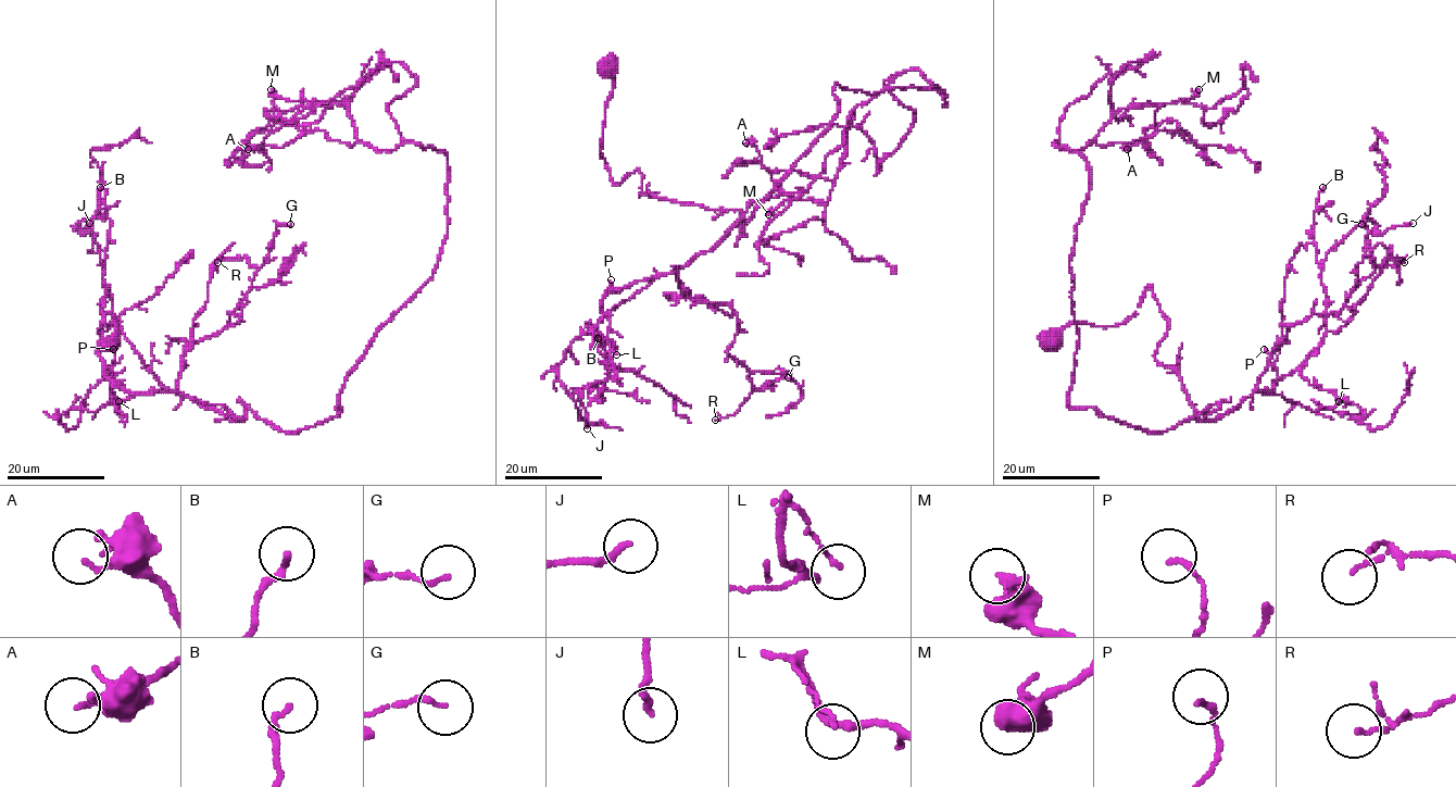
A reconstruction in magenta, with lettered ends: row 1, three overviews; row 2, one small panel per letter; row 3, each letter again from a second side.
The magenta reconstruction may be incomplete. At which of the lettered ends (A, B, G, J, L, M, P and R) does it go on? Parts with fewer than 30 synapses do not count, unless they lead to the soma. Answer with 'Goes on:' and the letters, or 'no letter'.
Goes on: no letter

